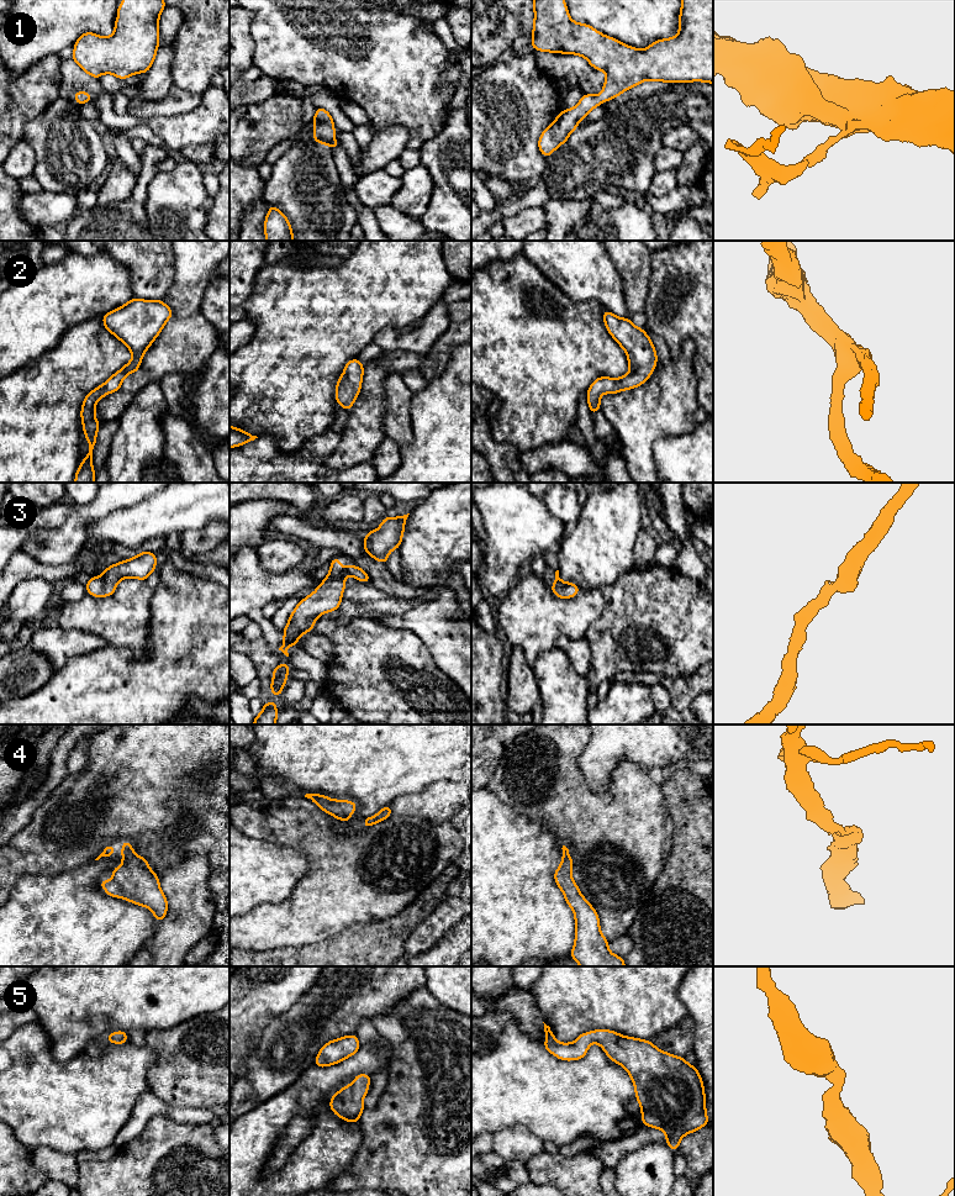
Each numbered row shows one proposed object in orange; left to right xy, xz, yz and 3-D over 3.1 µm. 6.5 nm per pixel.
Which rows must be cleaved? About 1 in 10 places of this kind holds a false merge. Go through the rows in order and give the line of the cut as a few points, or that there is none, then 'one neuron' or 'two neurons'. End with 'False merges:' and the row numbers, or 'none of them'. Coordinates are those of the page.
1: cut none; one neuron
2: cut none; one neuron
3: cut none; one neuron
4: cut none; one neuron
5: cut none; one neuron
False merges: none of them

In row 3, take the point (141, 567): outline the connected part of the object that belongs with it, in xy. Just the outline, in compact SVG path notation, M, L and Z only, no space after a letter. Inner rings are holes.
M142 552L138 555L110 565L101 576L91 576L85 585L86 592L95 597L106 597L116 591L120 580L133 578L147 580L157 567L157 555L152 552Z

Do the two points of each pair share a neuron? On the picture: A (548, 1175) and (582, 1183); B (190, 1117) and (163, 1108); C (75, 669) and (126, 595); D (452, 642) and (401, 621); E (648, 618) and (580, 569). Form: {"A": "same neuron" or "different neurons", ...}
{"A": "same neuron", "B": "same neuron", "C": "different neurons", "D": "same neuron", "E": "different neurons"}

